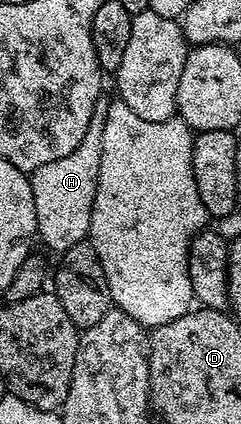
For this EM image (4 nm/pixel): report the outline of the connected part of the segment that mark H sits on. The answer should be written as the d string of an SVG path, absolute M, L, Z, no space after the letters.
M102 93L93 104L91 123L87 132L71 154L45 163L43 171L47 181L38 182L40 194L34 194L38 238L55 253L68 250L75 243L88 238L91 211L94 207L95 191L98 187L99 166L102 162L103 128L107 119L112 96Z

